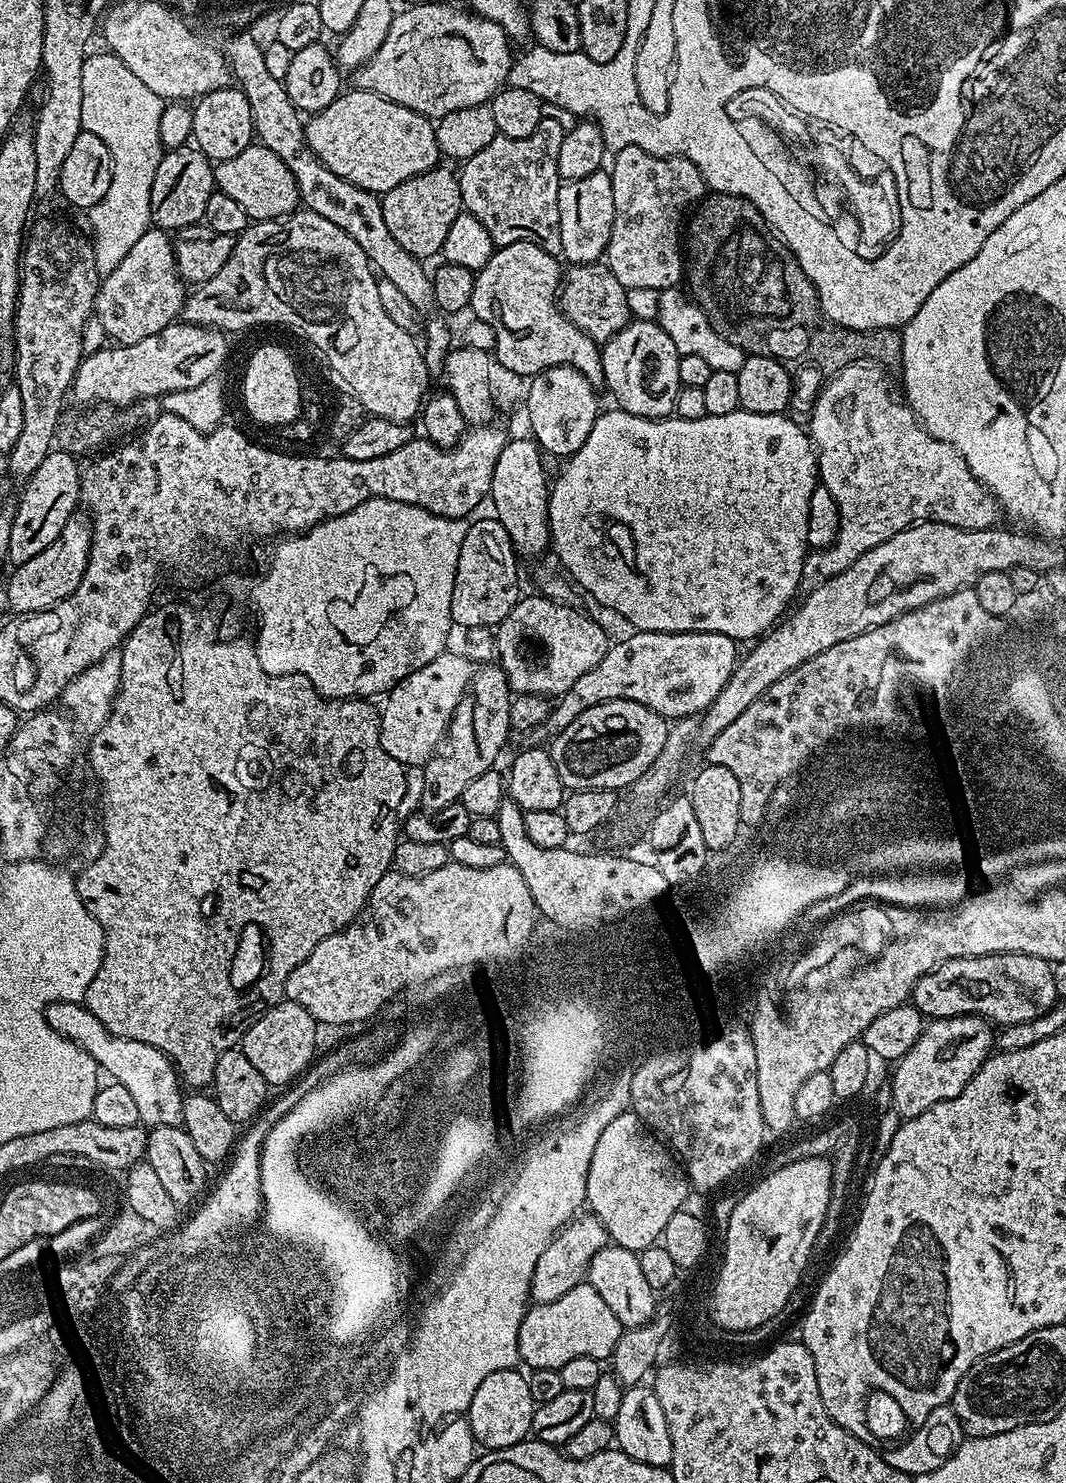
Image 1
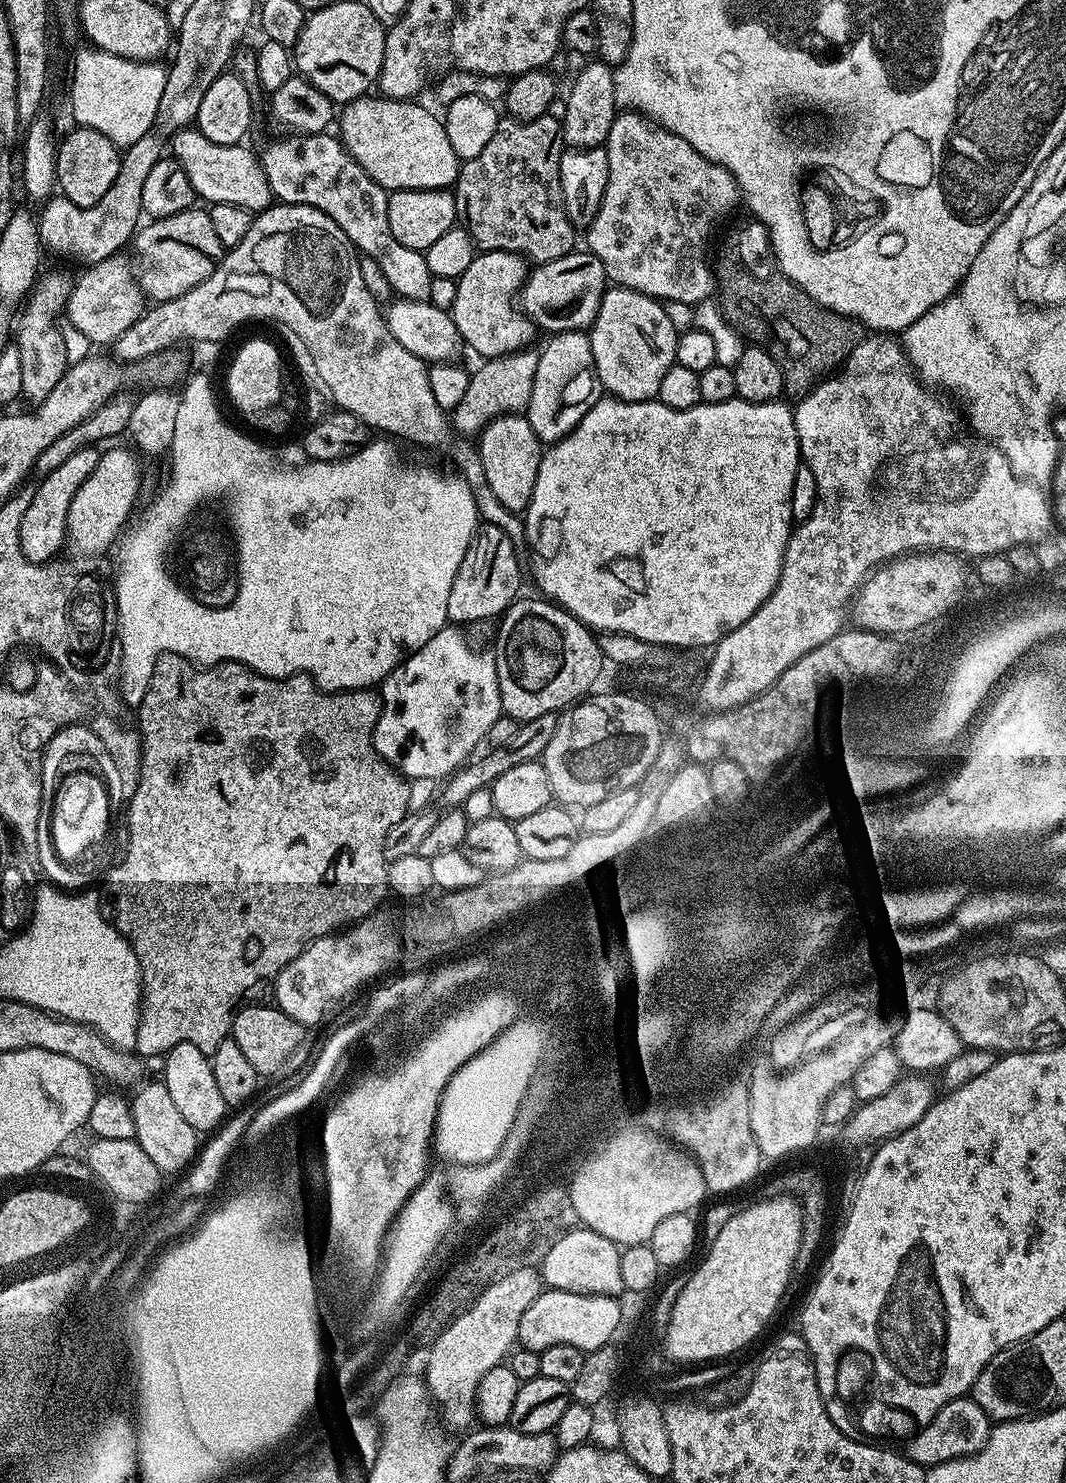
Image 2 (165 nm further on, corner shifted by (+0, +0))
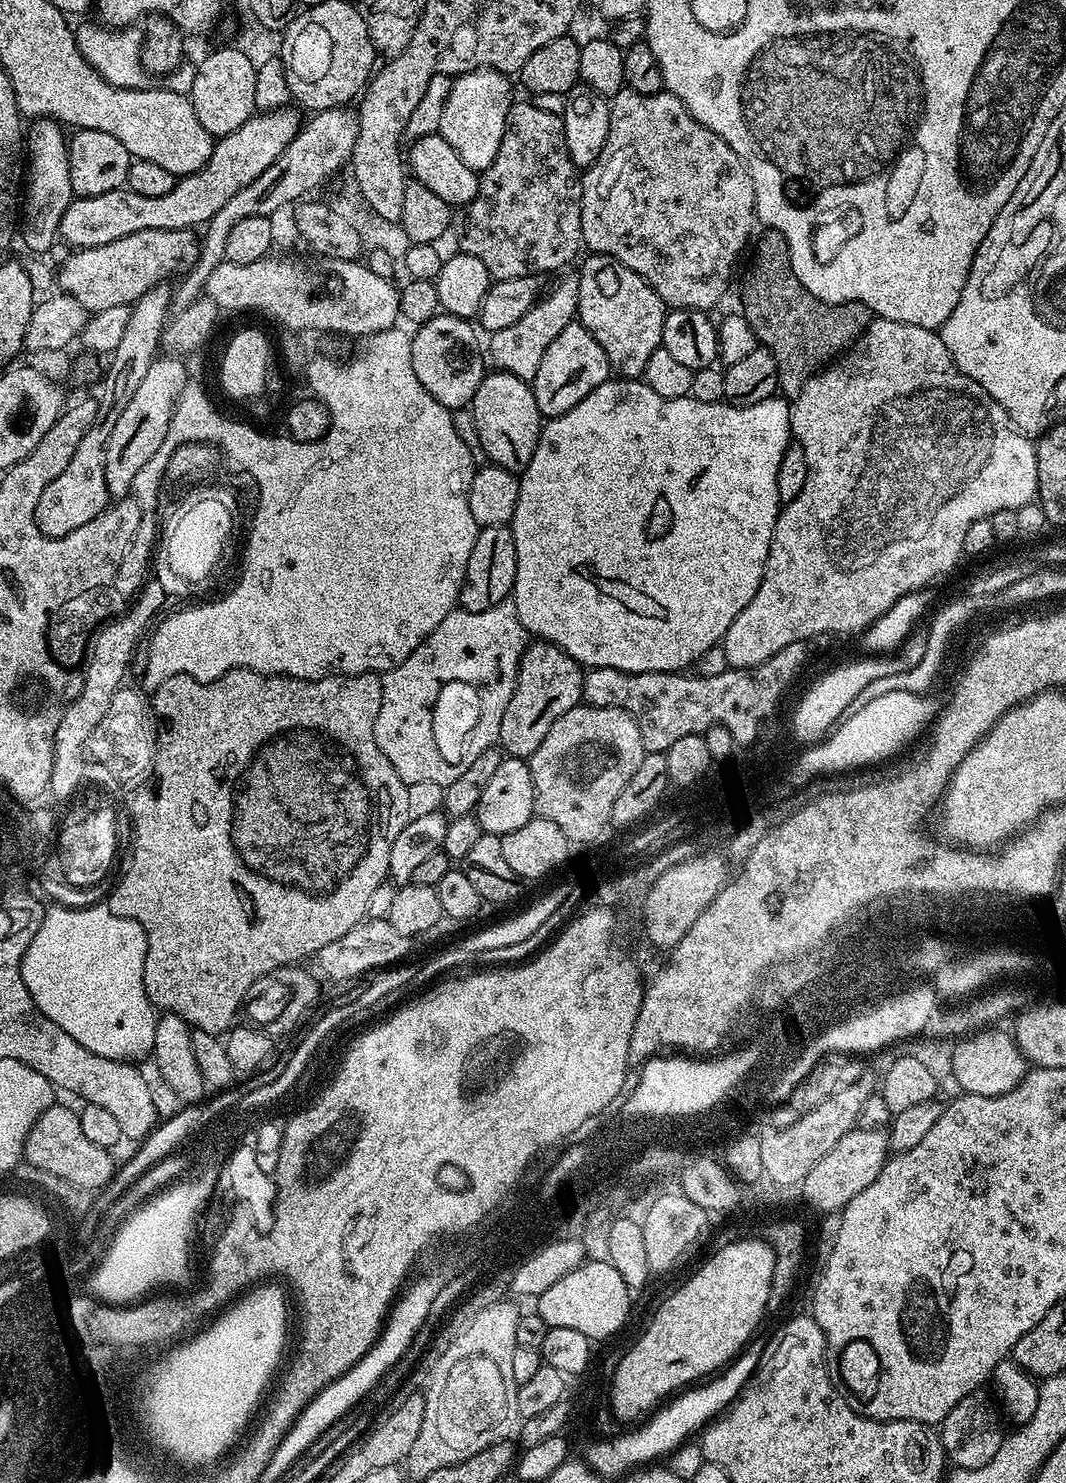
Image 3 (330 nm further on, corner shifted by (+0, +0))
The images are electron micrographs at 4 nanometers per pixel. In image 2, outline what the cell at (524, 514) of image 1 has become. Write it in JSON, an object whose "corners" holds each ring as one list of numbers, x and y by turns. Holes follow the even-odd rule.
{"corners":[[507,414,497,416,495,420,485,424,479,433,478,447,490,490,494,492,495,497,506,510,517,514,523,513,530,502,530,494,534,494,534,478,538,478,538,466,542,455,542,442,534,434,527,415]]}

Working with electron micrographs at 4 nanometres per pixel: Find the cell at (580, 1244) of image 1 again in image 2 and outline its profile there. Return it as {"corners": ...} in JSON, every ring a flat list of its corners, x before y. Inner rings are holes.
{"corners":[[535,1267,514,1270,503,1275,497,1284,484,1288,475,1297,477,1300,473,1299,469,1303,468,1309,462,1314,464,1324,454,1321,456,1328,450,1326,452,1332,446,1330,442,1334,432,1357,433,1387,430,1391,431,1399,438,1405,439,1419,441,1416,452,1428,468,1430,473,1427,472,1419,478,1416,476,1391,486,1373,505,1363,504,1355,511,1350,512,1343,517,1343,522,1314,530,1310,534,1298,538,1298,541,1291,542,1284]]}

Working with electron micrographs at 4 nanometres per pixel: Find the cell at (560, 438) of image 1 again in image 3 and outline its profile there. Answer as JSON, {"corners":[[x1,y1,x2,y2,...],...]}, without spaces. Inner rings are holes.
{"corners":[[573,322,550,342,550,346,546,346,542,366,538,366,538,374,530,383,541,417,555,418,578,406,578,402,582,402,609,379,610,365,602,346,598,346,590,330,586,330,583,324]]}

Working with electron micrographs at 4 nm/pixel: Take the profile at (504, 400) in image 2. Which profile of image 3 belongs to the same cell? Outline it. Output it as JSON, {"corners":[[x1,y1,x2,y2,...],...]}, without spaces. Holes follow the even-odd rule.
{"corners":[[575,275,568,276,546,292,537,299,529,312,514,322,514,326,506,326,506,330,491,333,486,340,487,355,491,363,492,360,496,363,493,365,497,369,513,372,529,382,538,374,538,366,542,366,542,354,546,354,546,346,550,346,550,342,558,338,558,334,562,334,568,324,573,323,578,306,578,279]]}

